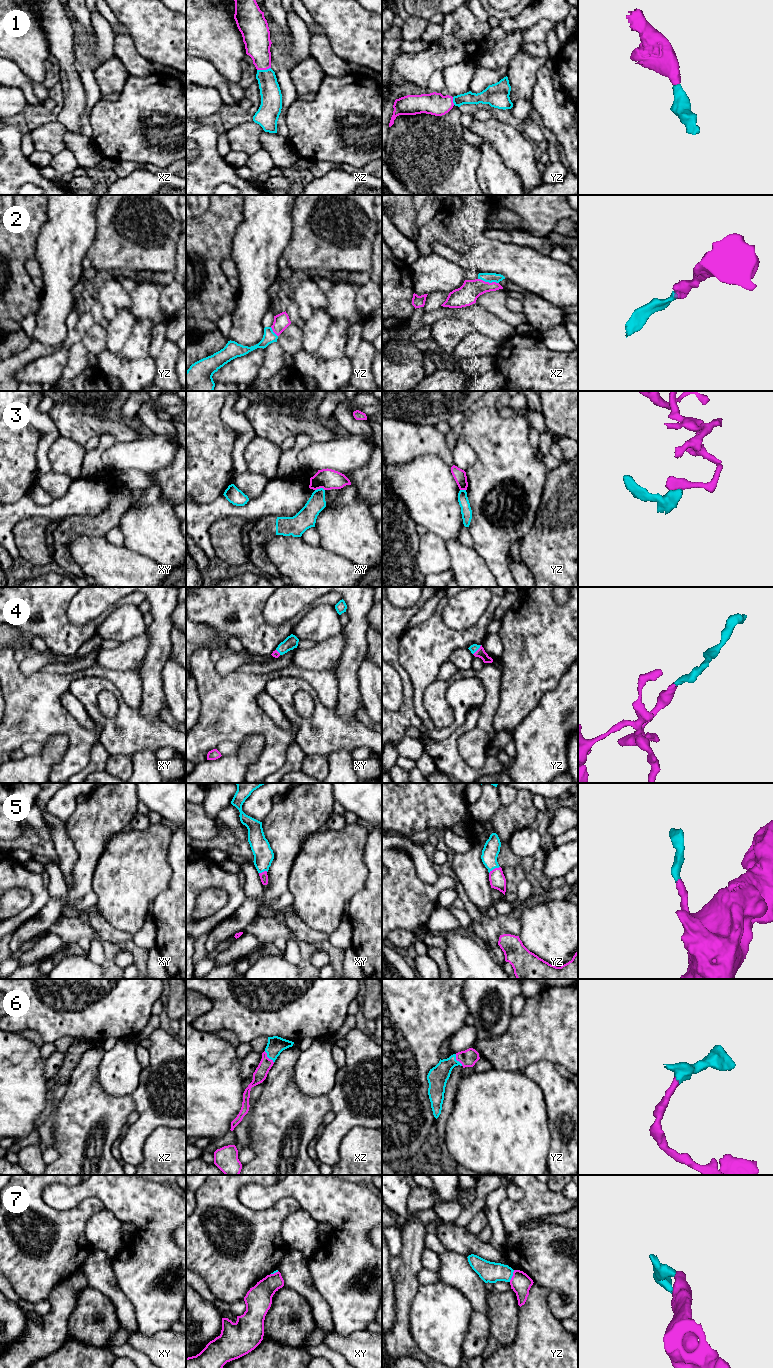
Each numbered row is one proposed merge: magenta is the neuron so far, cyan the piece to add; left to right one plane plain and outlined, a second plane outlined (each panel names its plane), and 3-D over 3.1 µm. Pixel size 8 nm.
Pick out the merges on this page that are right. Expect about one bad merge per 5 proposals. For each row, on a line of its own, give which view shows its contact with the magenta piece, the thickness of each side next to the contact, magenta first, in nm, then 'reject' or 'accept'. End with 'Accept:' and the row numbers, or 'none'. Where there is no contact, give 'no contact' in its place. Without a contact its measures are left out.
1: contact in xz; calibres 220 and 180 nm; accept
2: contact in xz; calibres 170 and 80 nm; accept
3: contact in xy; calibres 170 and 150 nm; reject
4: contact in yz; calibres 70 and 70 nm; accept
5: contact in yz; calibres 130 and 130 nm; accept
6: contact in xz; calibres 110 and 140 nm; accept
7: contact in yz; calibres 160 and 170 nm; reject
Accept: 1, 2, 4, 5, 6

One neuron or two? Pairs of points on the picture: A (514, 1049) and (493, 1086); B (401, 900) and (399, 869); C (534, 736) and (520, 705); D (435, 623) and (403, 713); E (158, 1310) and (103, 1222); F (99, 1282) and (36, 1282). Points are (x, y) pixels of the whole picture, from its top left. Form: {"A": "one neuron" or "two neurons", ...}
{"A": "two neurons", "B": "one neuron", "C": "two neurons", "D": "two neurons", "E": "two neurons", "F": "two neurons"}

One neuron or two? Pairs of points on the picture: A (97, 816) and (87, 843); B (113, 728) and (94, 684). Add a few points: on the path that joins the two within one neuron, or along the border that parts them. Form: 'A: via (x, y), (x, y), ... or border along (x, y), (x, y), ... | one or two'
A: via (93, 823), (90, 827), (90, 836) | one
B: via (101, 719), (92, 709), (92, 696) | one

